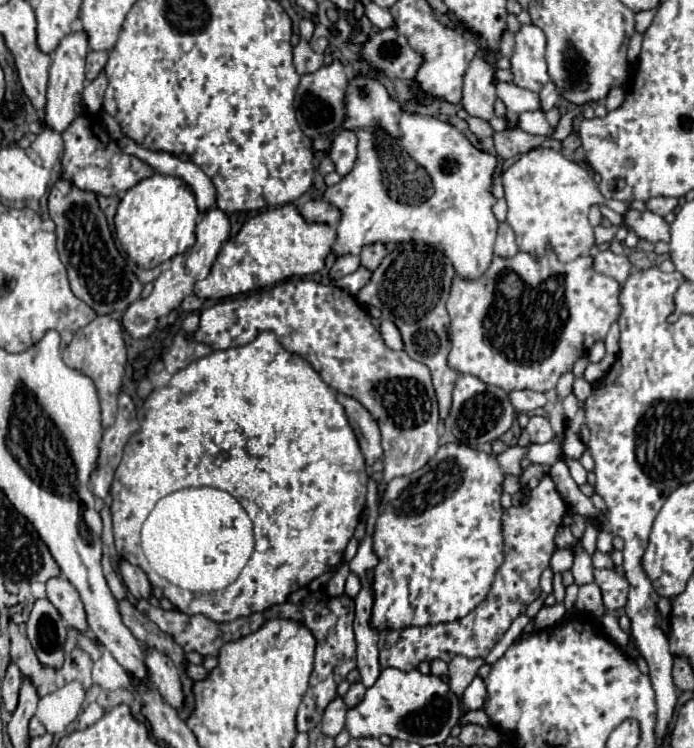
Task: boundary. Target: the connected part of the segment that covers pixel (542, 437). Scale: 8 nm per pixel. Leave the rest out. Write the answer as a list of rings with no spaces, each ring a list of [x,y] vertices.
[[[539,415],[529,419],[527,433],[529,433],[531,443],[547,443],[553,437],[553,429],[549,425],[549,419],[547,417],[539,417]]]

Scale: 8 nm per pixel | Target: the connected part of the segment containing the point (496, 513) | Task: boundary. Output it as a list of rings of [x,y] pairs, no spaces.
[[[447,443],[439,447],[437,455],[425,467],[407,477],[395,477],[387,485],[373,533],[373,549],[379,555],[379,565],[373,573],[375,603],[371,621],[379,631],[455,621],[485,599],[495,571],[503,563],[501,483],[503,471],[493,455],[461,443]]]

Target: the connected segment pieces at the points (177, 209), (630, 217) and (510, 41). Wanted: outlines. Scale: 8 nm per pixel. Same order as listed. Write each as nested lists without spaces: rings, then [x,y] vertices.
[[[155,173],[131,187],[119,203],[115,215],[115,233],[127,255],[143,269],[151,269],[179,253],[185,253],[195,243],[195,225],[199,209],[195,195],[183,179]]]
[[[629,209],[629,211],[625,213],[625,223],[627,223],[627,227],[633,229],[641,239],[647,239],[647,241],[651,241],[651,243],[657,243],[657,241],[669,243],[669,223],[667,223],[663,217],[651,213],[651,211],[639,213],[639,211]]]
[[[505,31],[505,33],[501,35],[501,41],[499,41],[499,51],[501,51],[501,55],[509,59],[509,57],[513,55],[513,47],[515,47],[515,35],[509,33],[509,31]]]

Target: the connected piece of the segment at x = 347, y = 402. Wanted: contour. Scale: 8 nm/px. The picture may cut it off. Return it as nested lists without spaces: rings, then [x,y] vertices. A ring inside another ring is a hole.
[[[337,395],[337,399],[345,407],[345,413],[347,413],[349,423],[351,423],[351,427],[353,427],[357,439],[359,439],[365,461],[371,467],[383,455],[381,433],[379,433],[377,421],[369,415],[369,411],[357,399],[347,397],[347,395]]]

